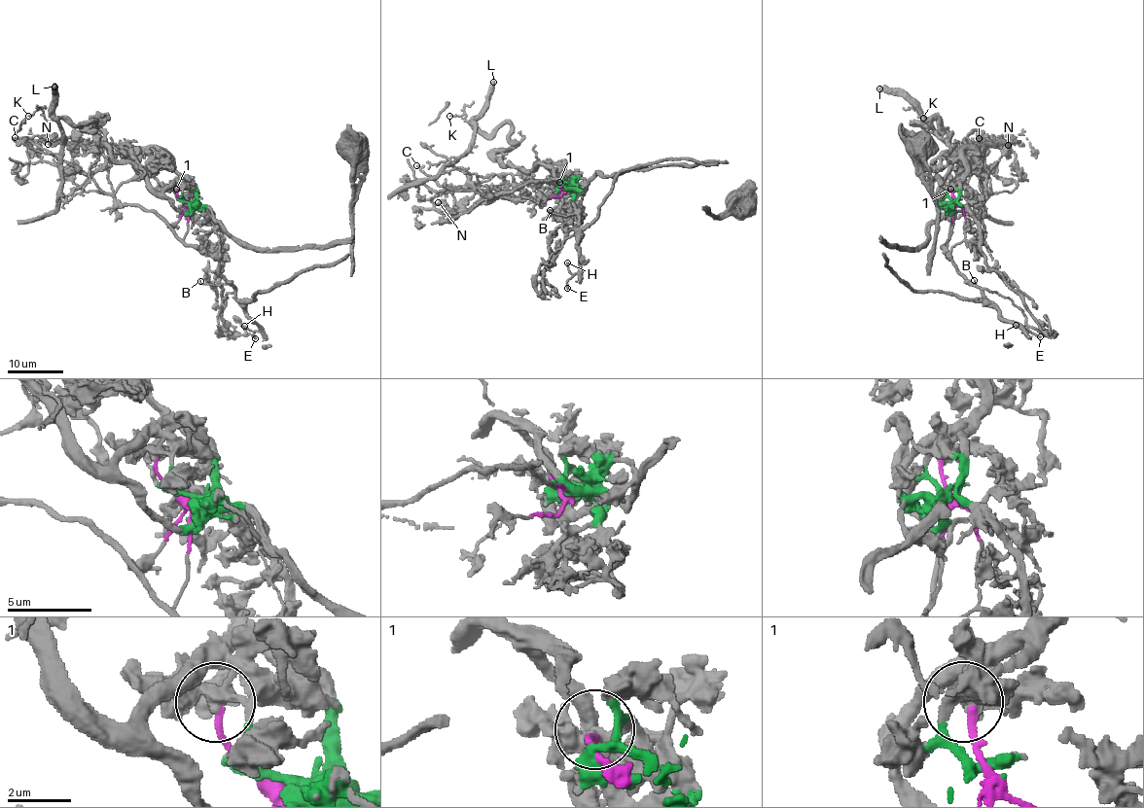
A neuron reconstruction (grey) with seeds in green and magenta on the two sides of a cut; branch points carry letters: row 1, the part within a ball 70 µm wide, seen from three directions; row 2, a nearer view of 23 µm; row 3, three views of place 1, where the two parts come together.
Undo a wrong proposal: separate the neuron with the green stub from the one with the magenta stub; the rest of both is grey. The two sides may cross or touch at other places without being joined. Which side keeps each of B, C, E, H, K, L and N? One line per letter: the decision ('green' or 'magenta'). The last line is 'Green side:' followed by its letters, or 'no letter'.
B: magenta
C: green
E: magenta
H: magenta
K: green
L: green
N: green
Green side: C, K, L, N

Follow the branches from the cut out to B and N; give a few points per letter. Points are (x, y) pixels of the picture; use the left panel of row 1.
B: (189, 203), (185, 242), (200, 248), (218, 262), (219, 273), (226, 280), (216, 285), (204, 285), (199, 280)
N: (189, 203), (196, 198), (195, 187), (175, 169), (173, 158), (164, 150), (48, 143)

